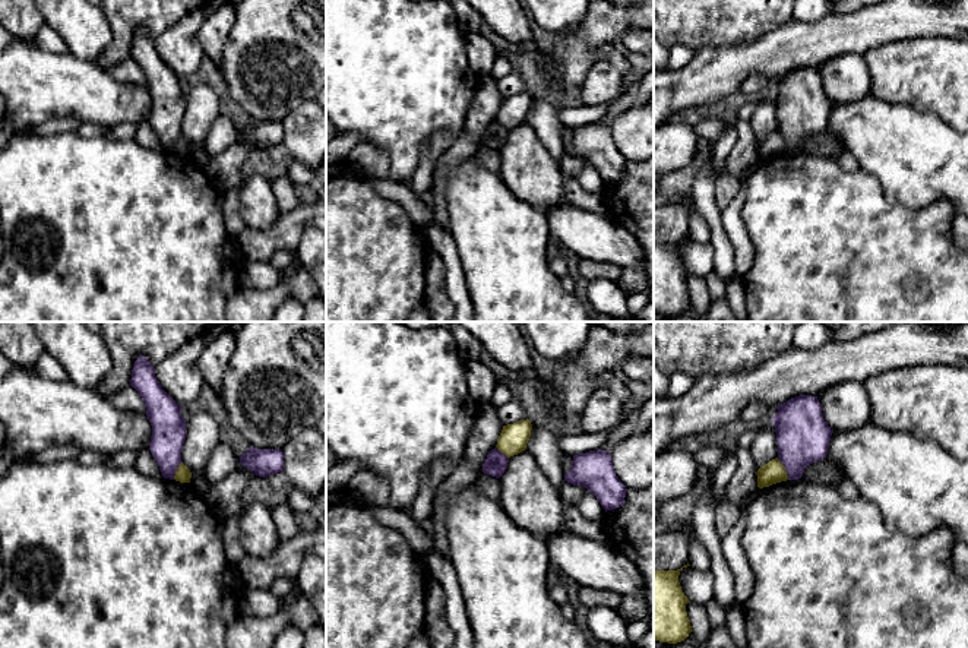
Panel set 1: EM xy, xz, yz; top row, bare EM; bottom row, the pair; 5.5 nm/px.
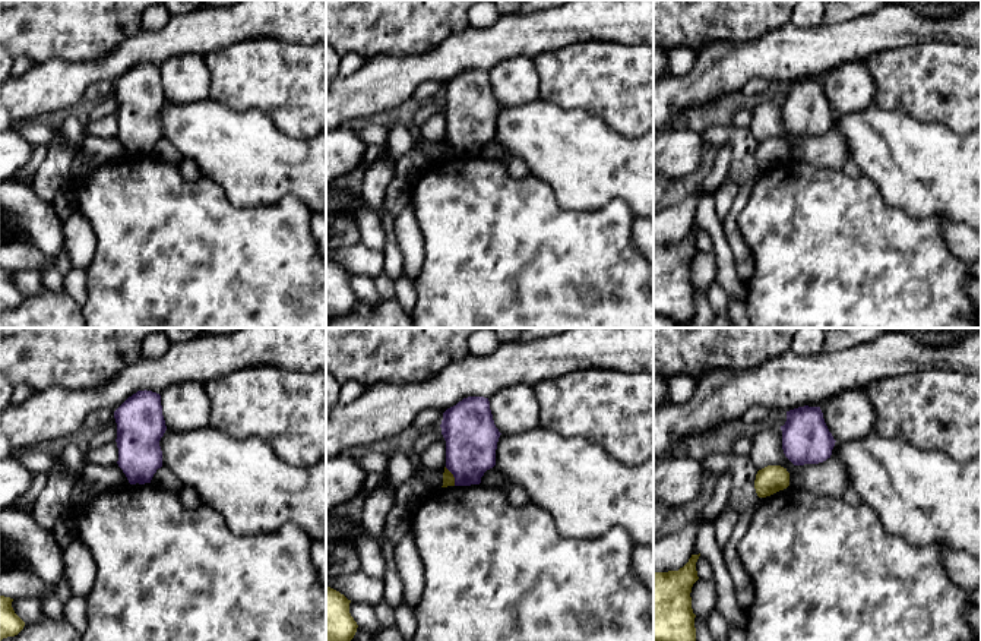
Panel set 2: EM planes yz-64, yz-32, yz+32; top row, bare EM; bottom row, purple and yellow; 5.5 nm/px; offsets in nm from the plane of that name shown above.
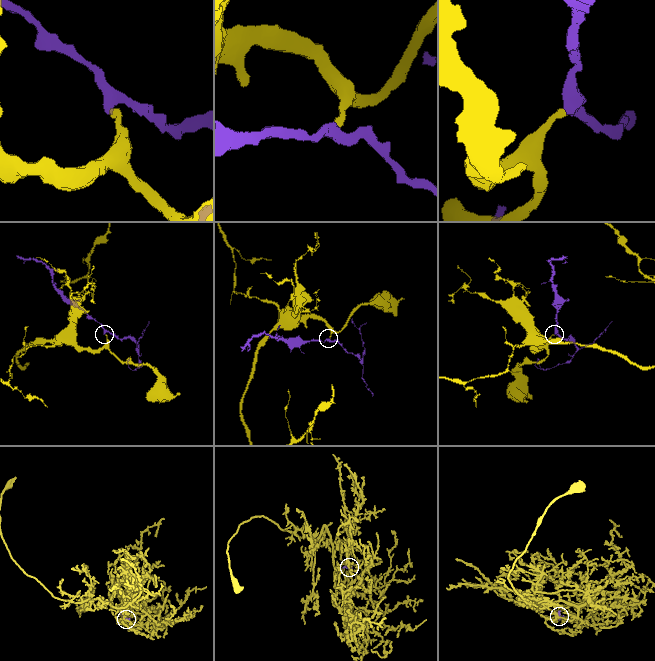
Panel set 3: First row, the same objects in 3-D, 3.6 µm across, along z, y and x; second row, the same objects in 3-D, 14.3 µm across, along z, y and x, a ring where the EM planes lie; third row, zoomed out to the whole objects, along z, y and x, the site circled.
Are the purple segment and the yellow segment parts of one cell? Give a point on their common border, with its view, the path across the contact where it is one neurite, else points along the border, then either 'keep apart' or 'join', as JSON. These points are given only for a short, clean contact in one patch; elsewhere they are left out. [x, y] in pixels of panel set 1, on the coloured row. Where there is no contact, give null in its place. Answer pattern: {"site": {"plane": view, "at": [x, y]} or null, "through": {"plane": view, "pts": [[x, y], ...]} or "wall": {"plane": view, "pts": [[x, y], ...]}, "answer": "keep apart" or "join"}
{"site": {"plane": "yz", "at": [785, 468]}, "wall": {"plane": "yz", "pts": [[777, 458], [788, 479]]}, "answer": "keep apart"}

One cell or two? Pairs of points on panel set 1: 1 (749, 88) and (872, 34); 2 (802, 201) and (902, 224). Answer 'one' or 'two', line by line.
1: two
2: one

